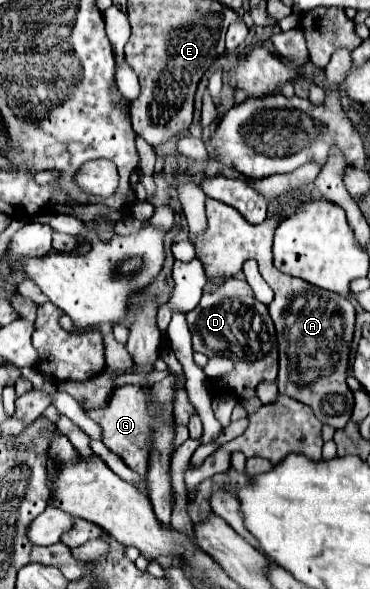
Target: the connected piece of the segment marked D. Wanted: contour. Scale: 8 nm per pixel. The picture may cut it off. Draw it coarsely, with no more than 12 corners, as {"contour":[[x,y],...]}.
{"contour":[[230,277],[186,313],[194,352],[234,361],[236,399],[278,375],[268,307]]}

